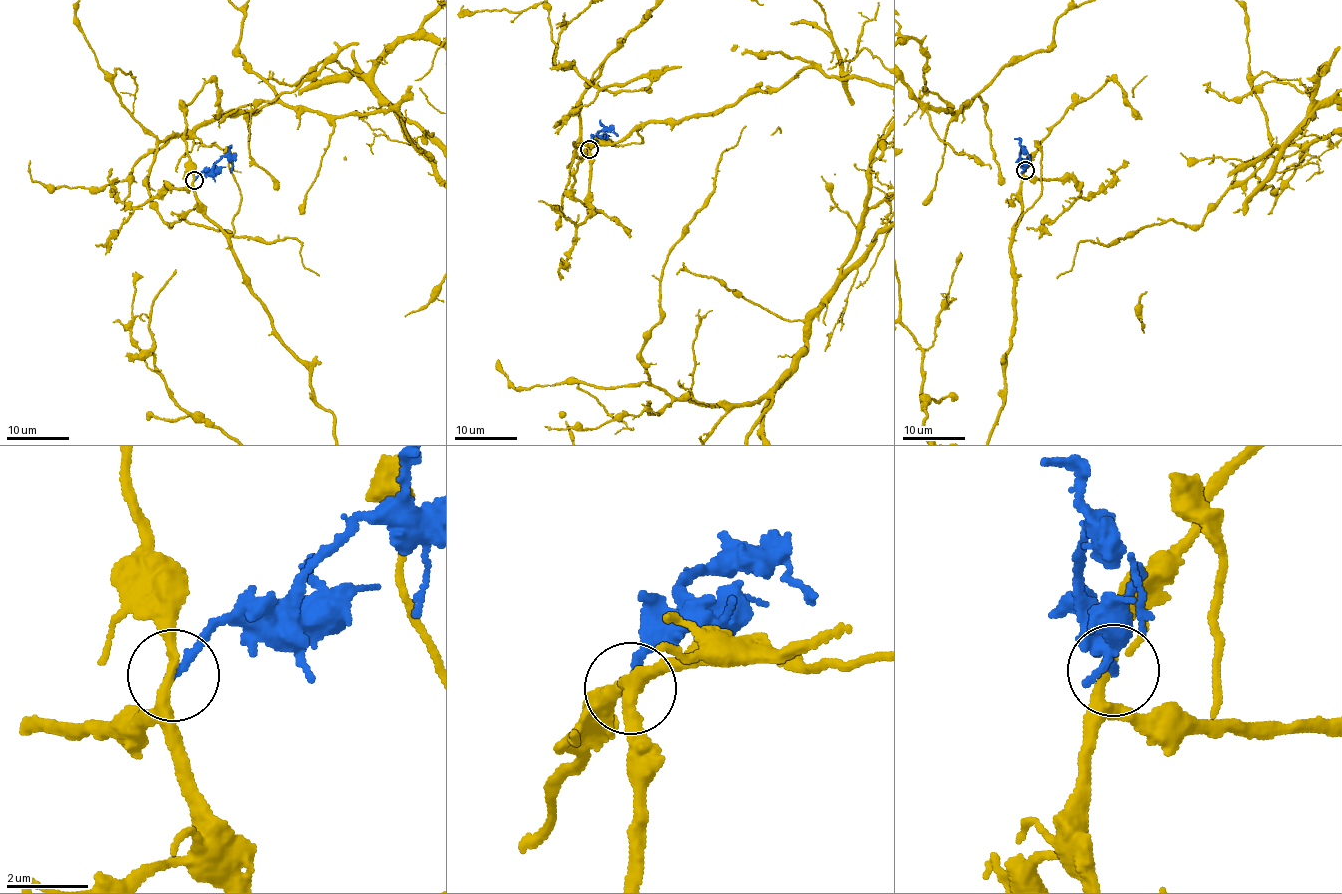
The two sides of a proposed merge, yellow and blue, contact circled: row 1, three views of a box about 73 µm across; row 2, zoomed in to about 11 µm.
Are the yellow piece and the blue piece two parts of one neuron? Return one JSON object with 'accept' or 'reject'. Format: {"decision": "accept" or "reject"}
{"decision": "reject"}

